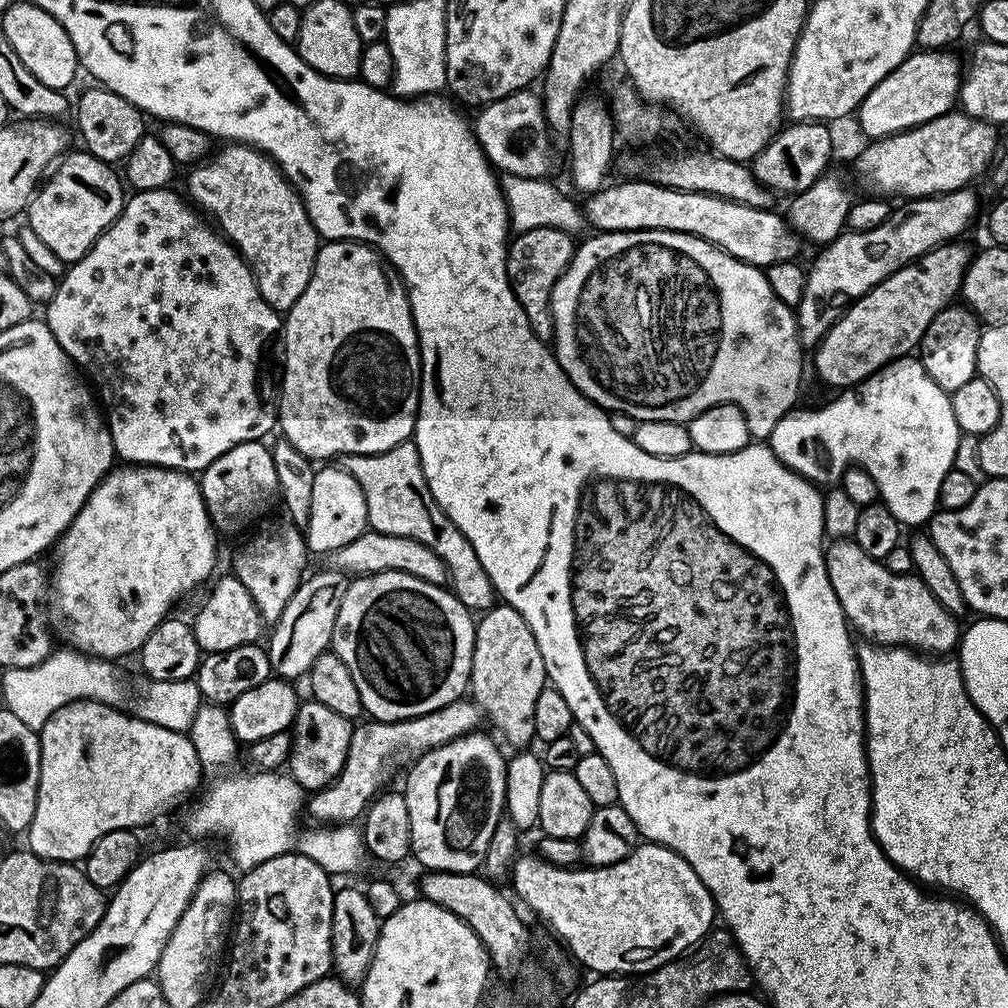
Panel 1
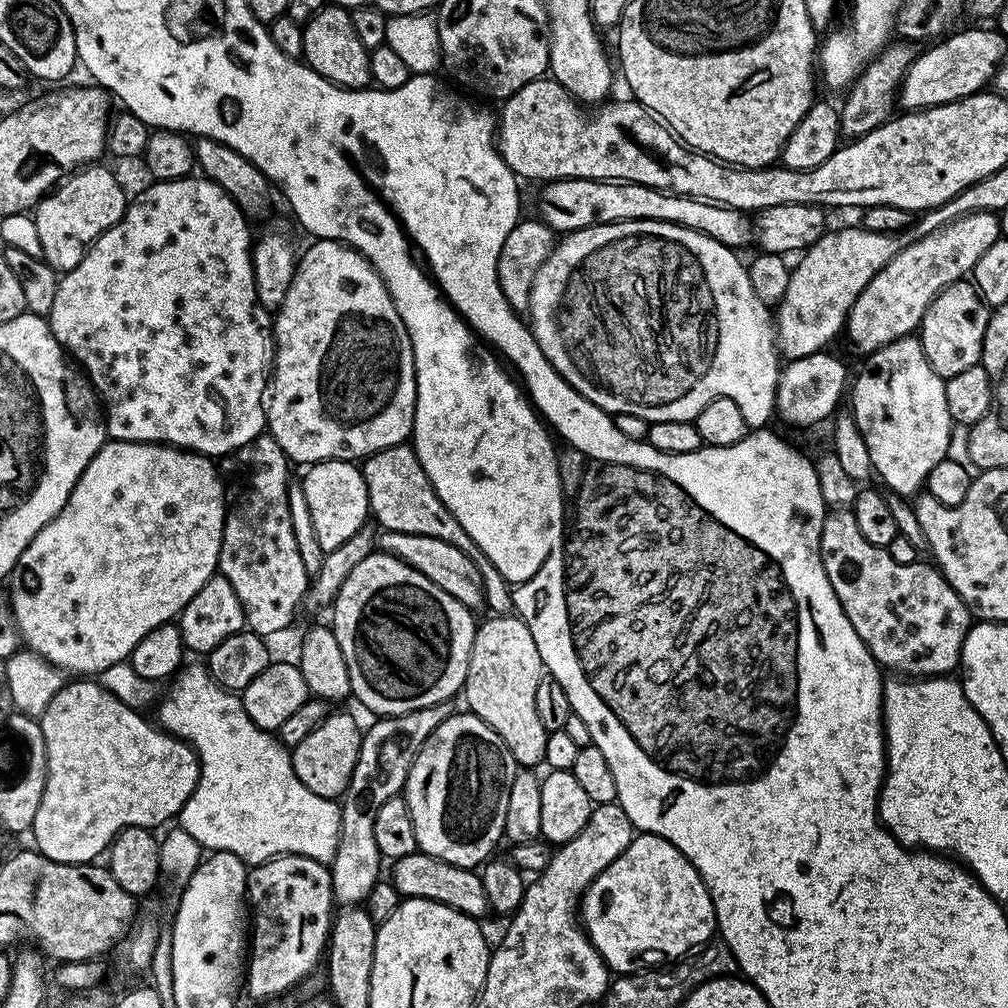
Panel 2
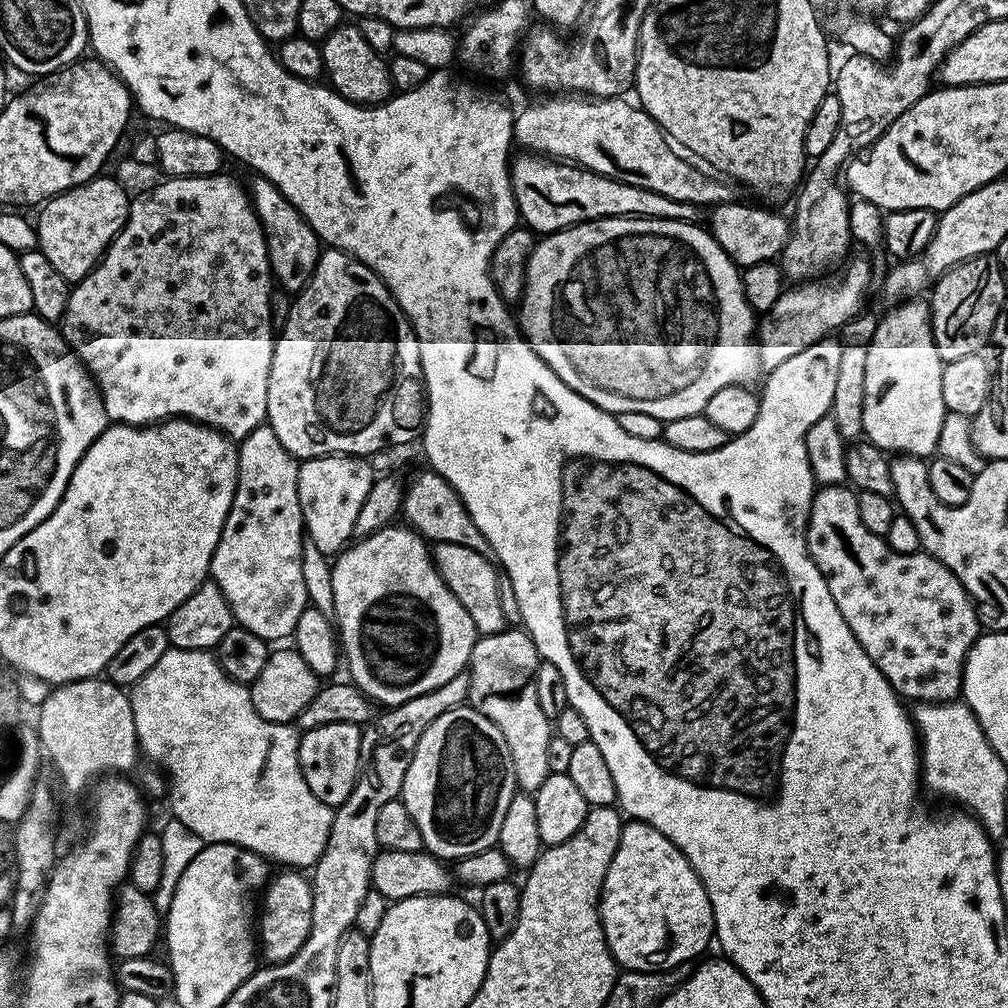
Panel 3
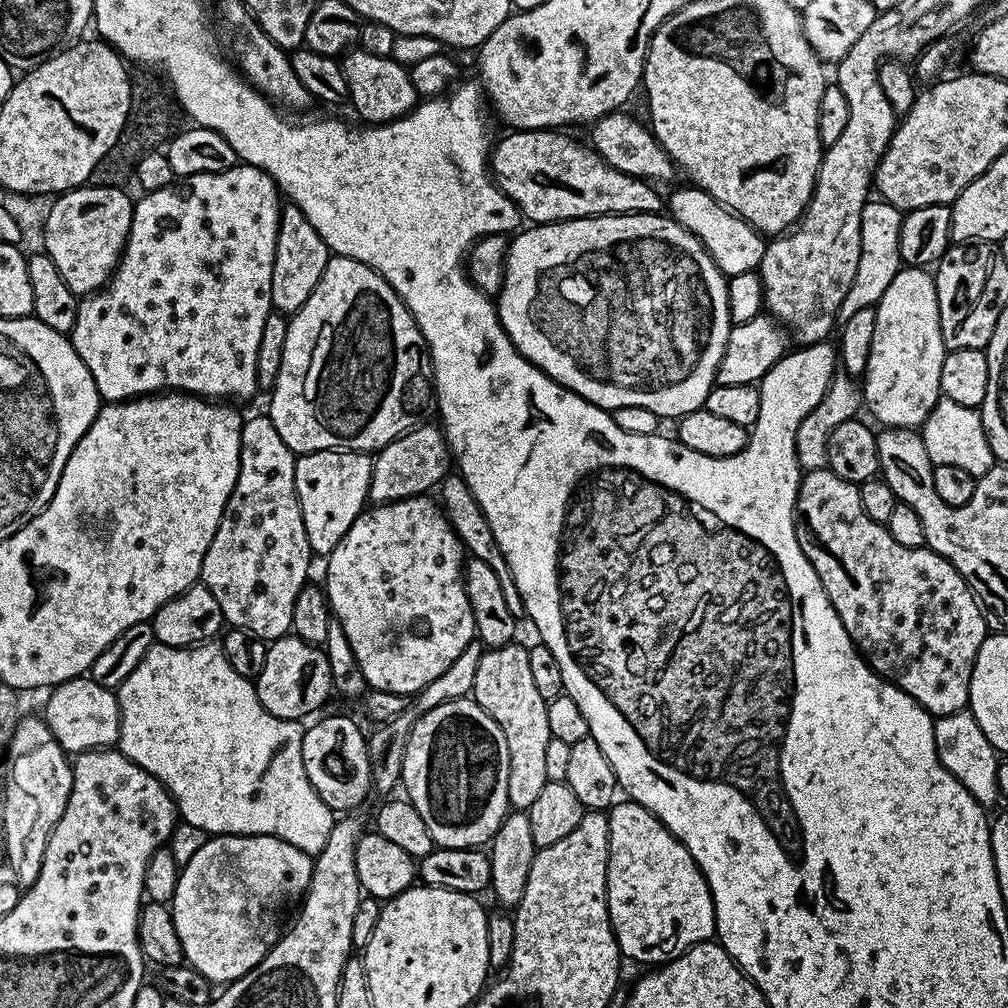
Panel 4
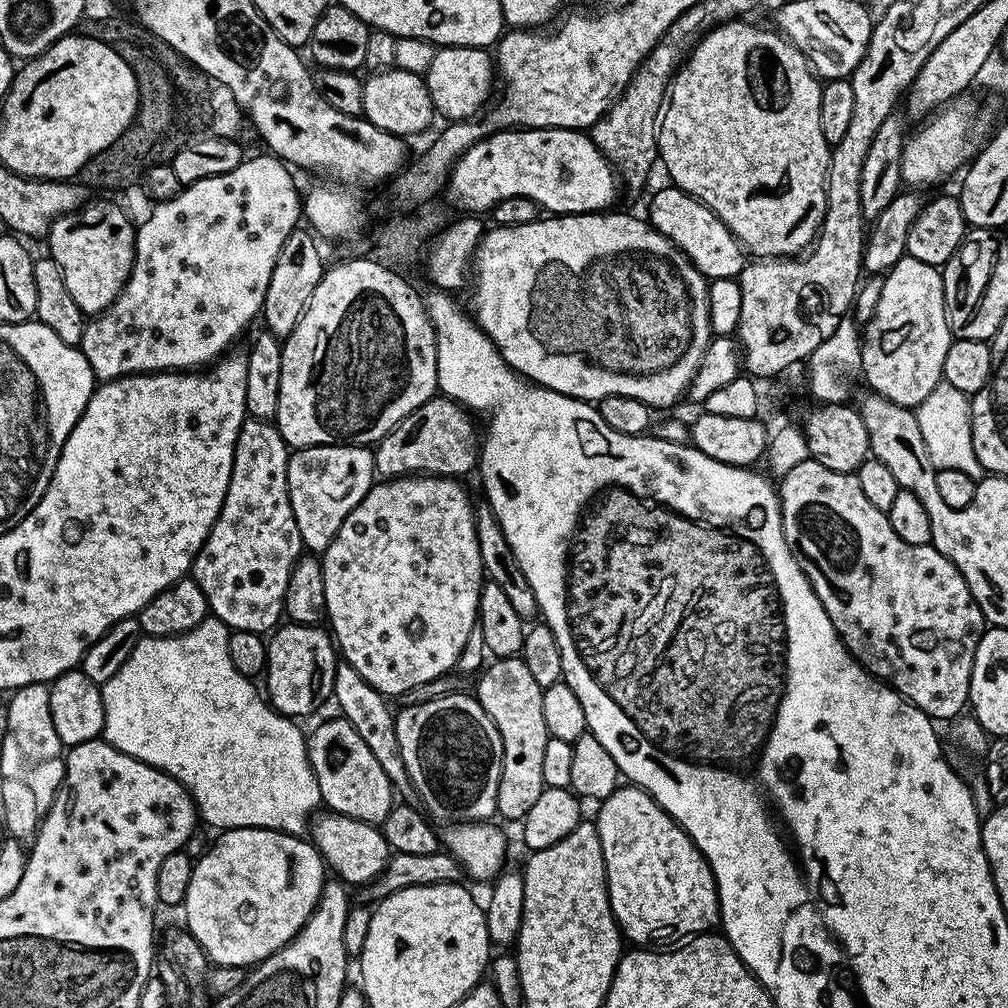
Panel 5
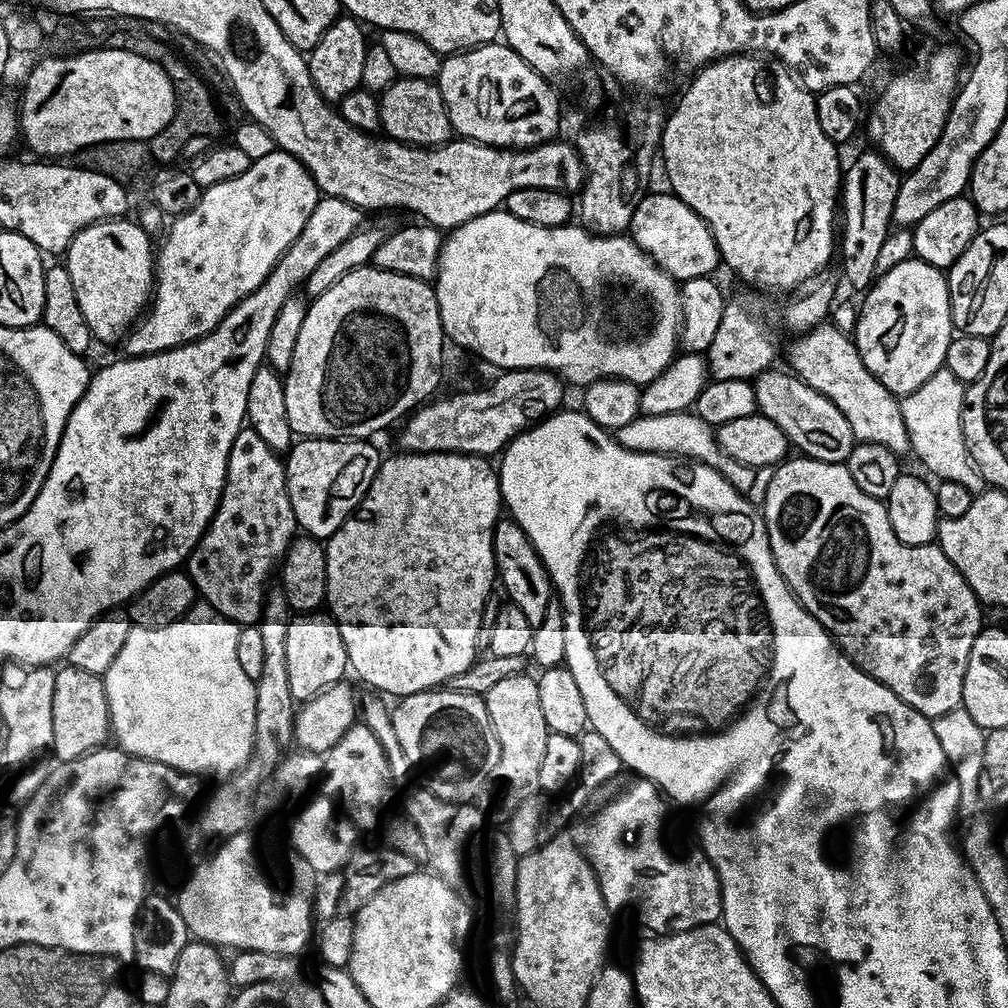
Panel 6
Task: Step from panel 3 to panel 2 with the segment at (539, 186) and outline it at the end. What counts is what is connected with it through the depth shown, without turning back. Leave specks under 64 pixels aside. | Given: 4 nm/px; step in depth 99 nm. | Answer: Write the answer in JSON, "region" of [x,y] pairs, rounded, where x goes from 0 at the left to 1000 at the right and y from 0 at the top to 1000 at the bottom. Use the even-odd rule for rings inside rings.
{"region":[[[550,179],[539,184],[540,187],[536,190],[536,210],[534,210],[535,217],[548,225],[548,229],[553,232],[563,232],[564,230],[571,230],[575,226],[584,226],[590,222],[608,222],[614,218],[656,218],[657,220],[665,220],[666,222],[675,222],[678,226],[684,226],[689,230],[699,230],[704,236],[708,236],[712,240],[716,240],[720,245],[727,248],[735,248],[748,238],[748,222],[739,211],[730,210],[726,206],[718,206],[715,202],[704,202],[701,198],[691,198],[685,194],[673,194],[655,189],[654,187],[642,187],[636,183],[620,183],[618,181],[608,181],[606,179]]]}

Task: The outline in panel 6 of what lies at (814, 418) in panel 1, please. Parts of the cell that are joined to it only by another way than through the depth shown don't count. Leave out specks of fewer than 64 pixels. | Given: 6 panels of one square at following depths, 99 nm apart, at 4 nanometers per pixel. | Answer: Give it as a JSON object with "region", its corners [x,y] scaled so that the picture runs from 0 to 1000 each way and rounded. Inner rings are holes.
{"region":[[[902,256],[891,260],[887,268],[872,275],[856,294],[857,299],[853,298],[851,302],[852,313],[847,328],[851,351],[859,367],[863,367],[863,371],[867,371],[867,375],[871,375],[871,379],[875,379],[879,387],[886,389],[890,395],[902,393],[932,365],[937,364],[938,347],[946,332],[939,273],[919,260]]]}

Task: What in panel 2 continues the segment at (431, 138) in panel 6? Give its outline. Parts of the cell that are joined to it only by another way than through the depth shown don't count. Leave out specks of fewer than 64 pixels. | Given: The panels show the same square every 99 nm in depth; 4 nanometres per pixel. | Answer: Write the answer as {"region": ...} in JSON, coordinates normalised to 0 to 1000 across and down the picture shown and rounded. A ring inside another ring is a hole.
{"region":[[[323,6],[302,25],[301,63],[336,87],[363,87],[369,83],[366,51],[363,46],[359,46],[355,34],[351,34],[349,13],[344,8]]]}

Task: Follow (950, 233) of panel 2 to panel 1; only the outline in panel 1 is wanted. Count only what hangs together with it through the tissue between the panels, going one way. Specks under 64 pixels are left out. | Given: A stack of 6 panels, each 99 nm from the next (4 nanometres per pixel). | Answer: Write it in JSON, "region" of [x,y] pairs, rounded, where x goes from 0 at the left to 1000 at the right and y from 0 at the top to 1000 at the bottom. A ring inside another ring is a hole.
{"region":[[[941,240],[932,242],[917,254],[913,254],[907,261],[901,262],[895,268],[883,272],[874,282],[867,284],[852,298],[845,299],[833,316],[825,322],[819,332],[809,342],[810,369],[813,377],[825,387],[847,385],[856,381],[859,375],[866,373],[871,366],[879,363],[892,353],[908,350],[913,343],[913,337],[919,331],[919,323],[927,319],[927,315],[937,306],[945,301],[944,298],[953,293],[956,285],[956,273],[962,261],[962,249],[956,240]]]}

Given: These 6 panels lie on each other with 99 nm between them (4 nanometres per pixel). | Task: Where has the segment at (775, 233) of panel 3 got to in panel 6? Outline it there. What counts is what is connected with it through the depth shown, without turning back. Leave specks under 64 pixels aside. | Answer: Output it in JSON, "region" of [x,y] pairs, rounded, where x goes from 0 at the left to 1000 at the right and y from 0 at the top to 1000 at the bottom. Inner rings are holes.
{"region":[[[644,189],[633,200],[625,227],[627,239],[672,280],[706,274],[709,266],[716,262],[708,232],[686,204],[667,193],[666,189],[658,189]]]}

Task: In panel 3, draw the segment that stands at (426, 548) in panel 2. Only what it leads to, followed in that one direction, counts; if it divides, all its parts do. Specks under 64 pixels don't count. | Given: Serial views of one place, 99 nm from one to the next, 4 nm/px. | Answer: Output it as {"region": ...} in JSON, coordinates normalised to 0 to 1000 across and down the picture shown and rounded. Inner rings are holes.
{"region":[[[450,538],[433,540],[429,544],[429,556],[446,589],[450,589],[450,593],[458,597],[462,609],[466,609],[476,631],[494,629],[505,622],[502,608],[498,605],[498,593],[494,593],[494,573],[497,568],[489,557],[474,550],[474,546],[466,546],[466,542],[454,542]]]}

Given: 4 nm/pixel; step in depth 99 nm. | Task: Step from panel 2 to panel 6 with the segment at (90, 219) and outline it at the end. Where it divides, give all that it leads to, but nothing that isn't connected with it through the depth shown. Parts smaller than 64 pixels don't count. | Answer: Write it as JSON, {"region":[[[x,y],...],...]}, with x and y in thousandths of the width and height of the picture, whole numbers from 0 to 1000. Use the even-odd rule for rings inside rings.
{"region":[[[127,217],[98,218],[96,222],[85,224],[71,237],[65,251],[65,265],[69,280],[73,280],[73,293],[81,307],[81,315],[85,315],[85,323],[89,323],[96,338],[118,338],[144,309],[153,290],[152,239],[134,217]]]}

